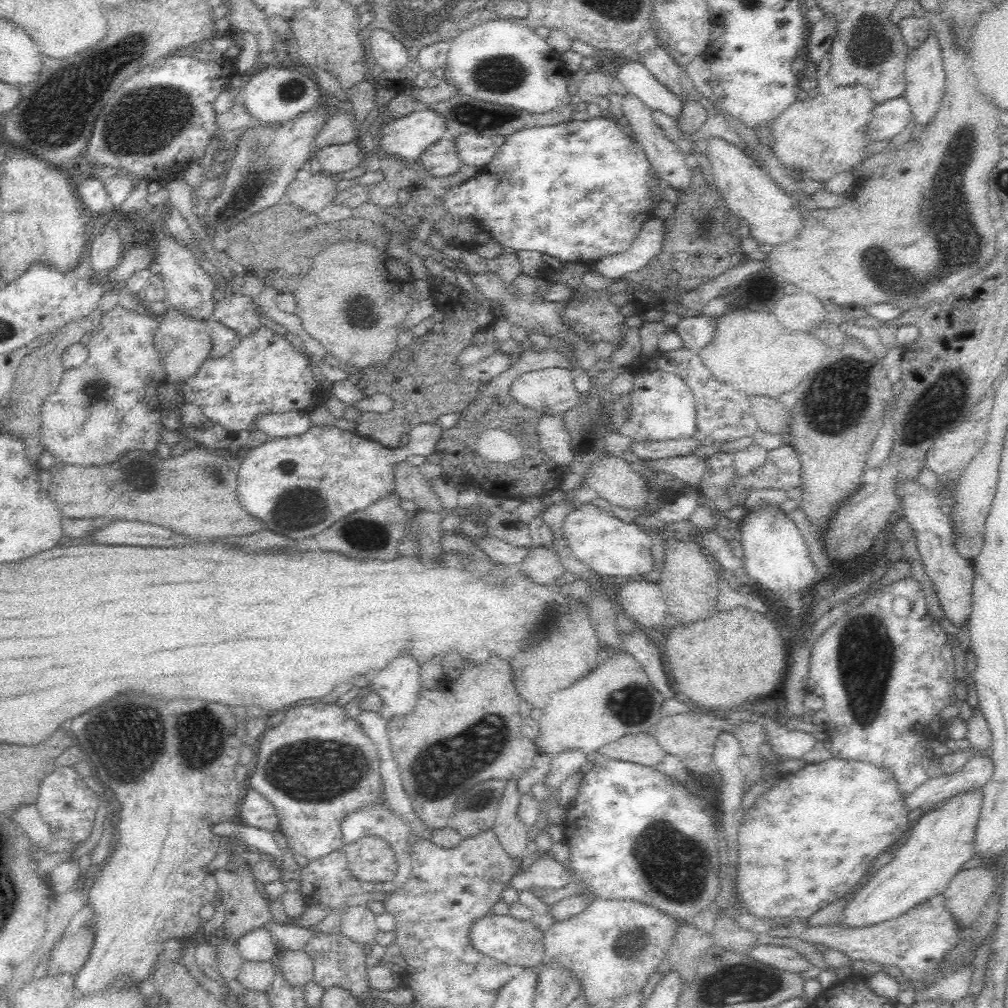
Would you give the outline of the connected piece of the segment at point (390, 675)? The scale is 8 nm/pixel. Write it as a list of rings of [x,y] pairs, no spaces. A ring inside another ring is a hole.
[[[400,658],[394,660],[392,664],[388,664],[386,670],[382,670],[380,674],[373,674],[371,676],[372,684],[370,687],[371,692],[375,692],[382,701],[382,708],[379,710],[379,717],[385,720],[386,723],[394,718],[402,718],[412,714],[418,702],[418,696],[421,692],[420,687],[420,664],[414,662],[412,658]]]

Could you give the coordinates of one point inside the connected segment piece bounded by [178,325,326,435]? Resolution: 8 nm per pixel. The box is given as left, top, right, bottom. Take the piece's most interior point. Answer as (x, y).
(264, 373)

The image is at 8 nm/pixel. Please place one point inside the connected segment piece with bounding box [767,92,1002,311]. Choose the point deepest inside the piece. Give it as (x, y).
(903, 239)

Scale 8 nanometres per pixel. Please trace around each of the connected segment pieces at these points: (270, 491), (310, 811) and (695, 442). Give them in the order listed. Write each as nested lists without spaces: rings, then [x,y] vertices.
[[[435,423],[418,424],[406,445],[391,449],[384,446],[384,440],[361,437],[334,425],[310,425],[299,435],[264,438],[268,442],[258,446],[248,445],[247,451],[240,459],[237,480],[238,502],[248,514],[264,522],[266,530],[298,542],[311,540],[314,534],[322,532],[345,514],[362,510],[377,498],[392,491],[393,464],[406,461],[408,456],[425,457],[436,453],[436,442],[443,431],[443,428]]]
[[[320,701],[317,702],[318,704],[312,704],[312,706],[296,706],[296,708],[288,710],[288,712],[286,712],[286,718],[284,718],[284,724],[280,724],[280,726],[268,730],[266,734],[262,734],[256,745],[257,766],[252,777],[248,779],[247,786],[247,788],[262,794],[266,800],[269,800],[274,805],[274,808],[278,811],[279,830],[287,838],[287,844],[289,844],[292,850],[305,856],[306,859],[318,858],[340,848],[342,842],[340,830],[341,818],[362,805],[375,803],[377,798],[381,795],[378,794],[378,792],[382,790],[382,784],[380,784],[380,770],[378,770],[378,768],[380,768],[380,766],[378,766],[378,752],[372,740],[363,733],[361,727],[358,728],[352,720],[346,720],[346,718],[344,718],[345,712],[342,712],[340,707],[335,704],[326,705],[323,703],[320,704]]]
[[[696,437],[666,439],[659,441],[638,441],[629,447],[640,460],[658,460],[684,456],[702,444]]]

